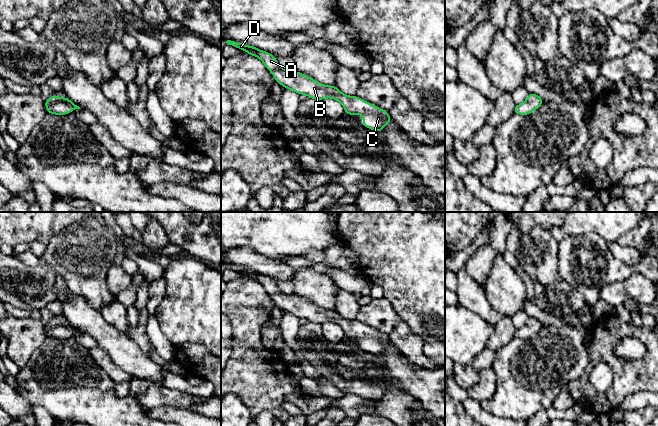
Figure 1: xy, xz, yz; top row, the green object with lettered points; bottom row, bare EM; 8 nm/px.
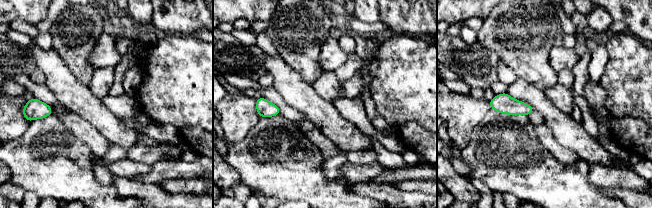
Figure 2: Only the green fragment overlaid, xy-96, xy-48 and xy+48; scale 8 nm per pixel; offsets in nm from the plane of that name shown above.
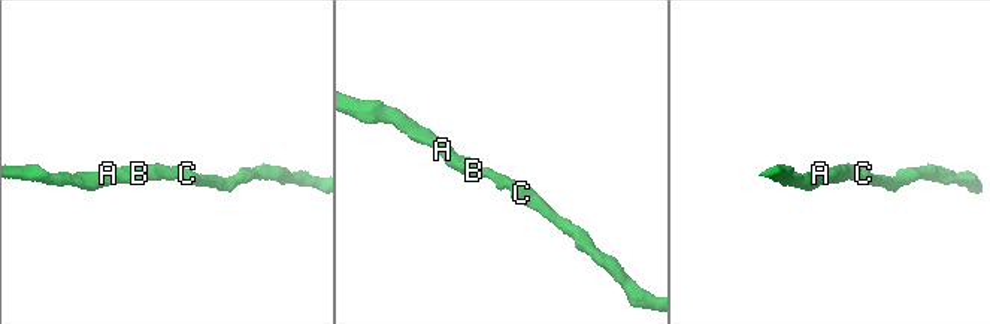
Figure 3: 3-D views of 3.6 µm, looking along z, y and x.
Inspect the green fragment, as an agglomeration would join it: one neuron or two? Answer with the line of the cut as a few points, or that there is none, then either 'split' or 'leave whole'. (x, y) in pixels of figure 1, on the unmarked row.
cut none; leave whole

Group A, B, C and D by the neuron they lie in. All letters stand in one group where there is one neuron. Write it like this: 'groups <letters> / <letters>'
groups A B C D

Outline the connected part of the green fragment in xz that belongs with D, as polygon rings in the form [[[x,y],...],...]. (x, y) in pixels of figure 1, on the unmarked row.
[[[227,264],[226,267],[246,275],[249,279],[259,282],[282,311],[288,312],[297,318],[307,319],[311,323],[335,323],[342,328],[345,338],[361,338],[363,340],[363,350],[366,352],[380,357],[386,348],[392,346],[389,338],[384,333],[378,332],[377,330],[362,324],[356,319],[345,319],[336,310],[323,309],[294,293],[286,294],[282,292],[278,288],[275,280],[271,277],[231,264]]]

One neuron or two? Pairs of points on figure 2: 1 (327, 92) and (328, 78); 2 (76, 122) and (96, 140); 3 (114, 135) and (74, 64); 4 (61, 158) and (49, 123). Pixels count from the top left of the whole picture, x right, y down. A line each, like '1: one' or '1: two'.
1: one
2: one
3: two
4: one

